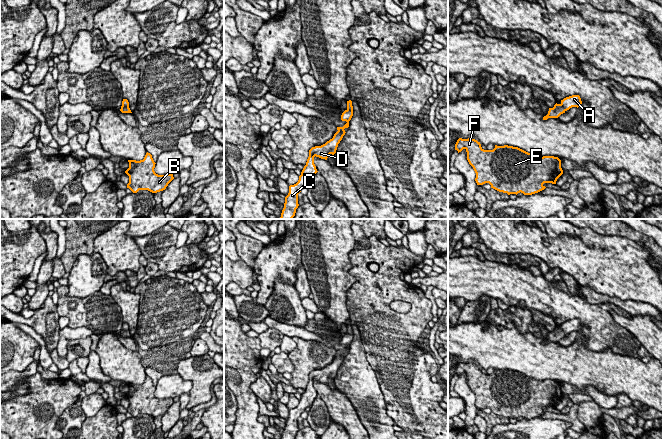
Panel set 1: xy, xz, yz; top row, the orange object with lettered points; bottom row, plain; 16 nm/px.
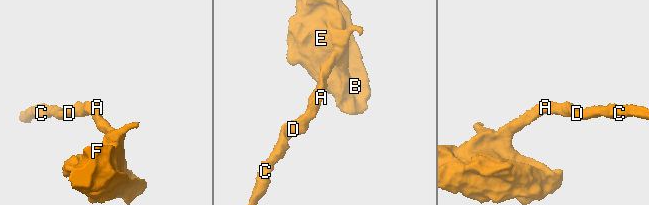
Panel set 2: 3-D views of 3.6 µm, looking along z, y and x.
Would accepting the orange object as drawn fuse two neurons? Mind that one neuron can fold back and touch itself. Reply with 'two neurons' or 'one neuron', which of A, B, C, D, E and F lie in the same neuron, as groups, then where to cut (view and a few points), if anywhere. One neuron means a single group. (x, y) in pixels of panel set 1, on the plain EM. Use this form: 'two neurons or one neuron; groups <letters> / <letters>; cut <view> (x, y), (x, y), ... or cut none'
one neuron; groups A B C D E F; cut none

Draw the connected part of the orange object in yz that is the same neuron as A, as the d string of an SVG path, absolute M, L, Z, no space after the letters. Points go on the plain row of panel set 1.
M572 319L561 324L560 328L555 328L553 332L549 332L548 338L543 341L543 344L548 342L558 342L561 338L565 337L572 331L580 331L582 328L579 319Z

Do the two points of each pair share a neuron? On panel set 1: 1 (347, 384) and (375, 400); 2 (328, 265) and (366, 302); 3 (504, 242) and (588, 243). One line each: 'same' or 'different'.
1: same
2: different
3: same

